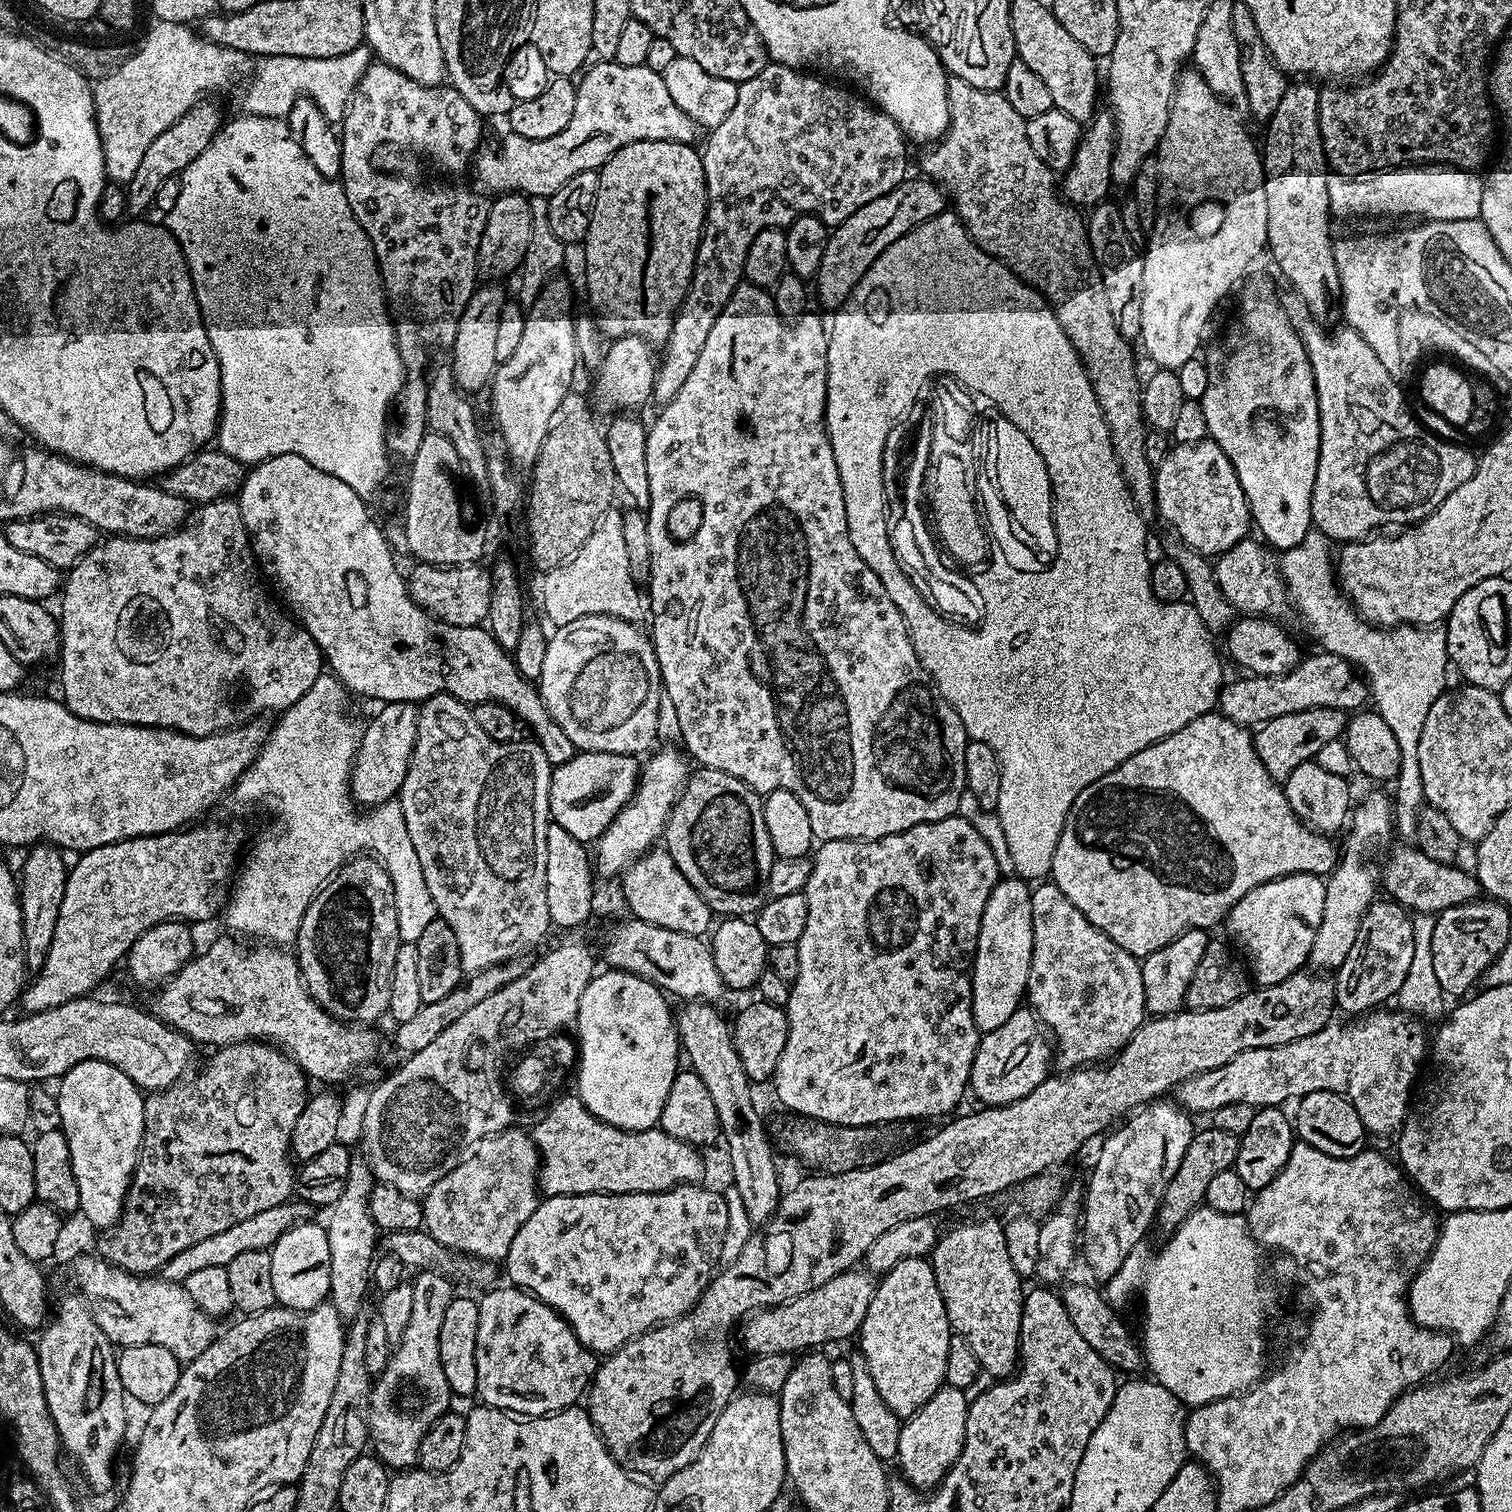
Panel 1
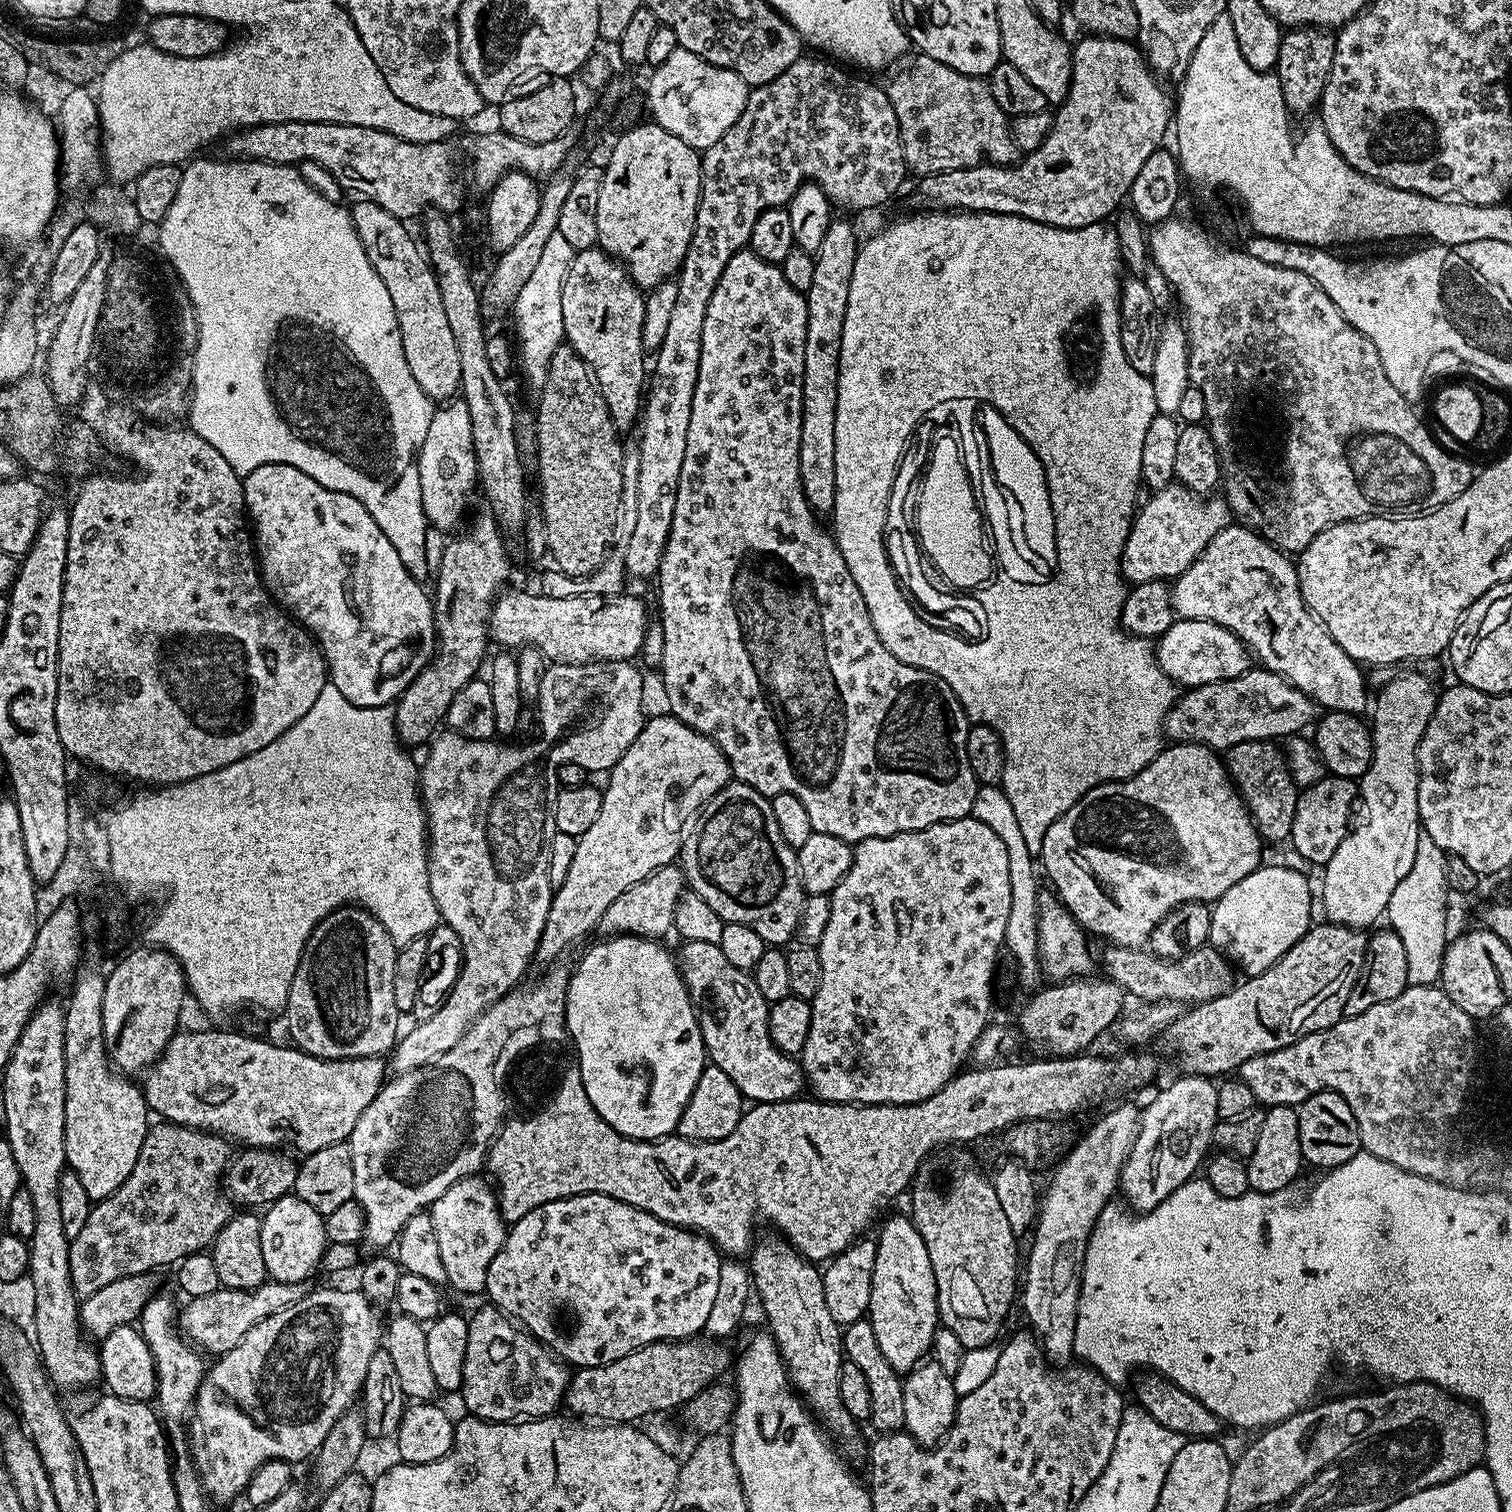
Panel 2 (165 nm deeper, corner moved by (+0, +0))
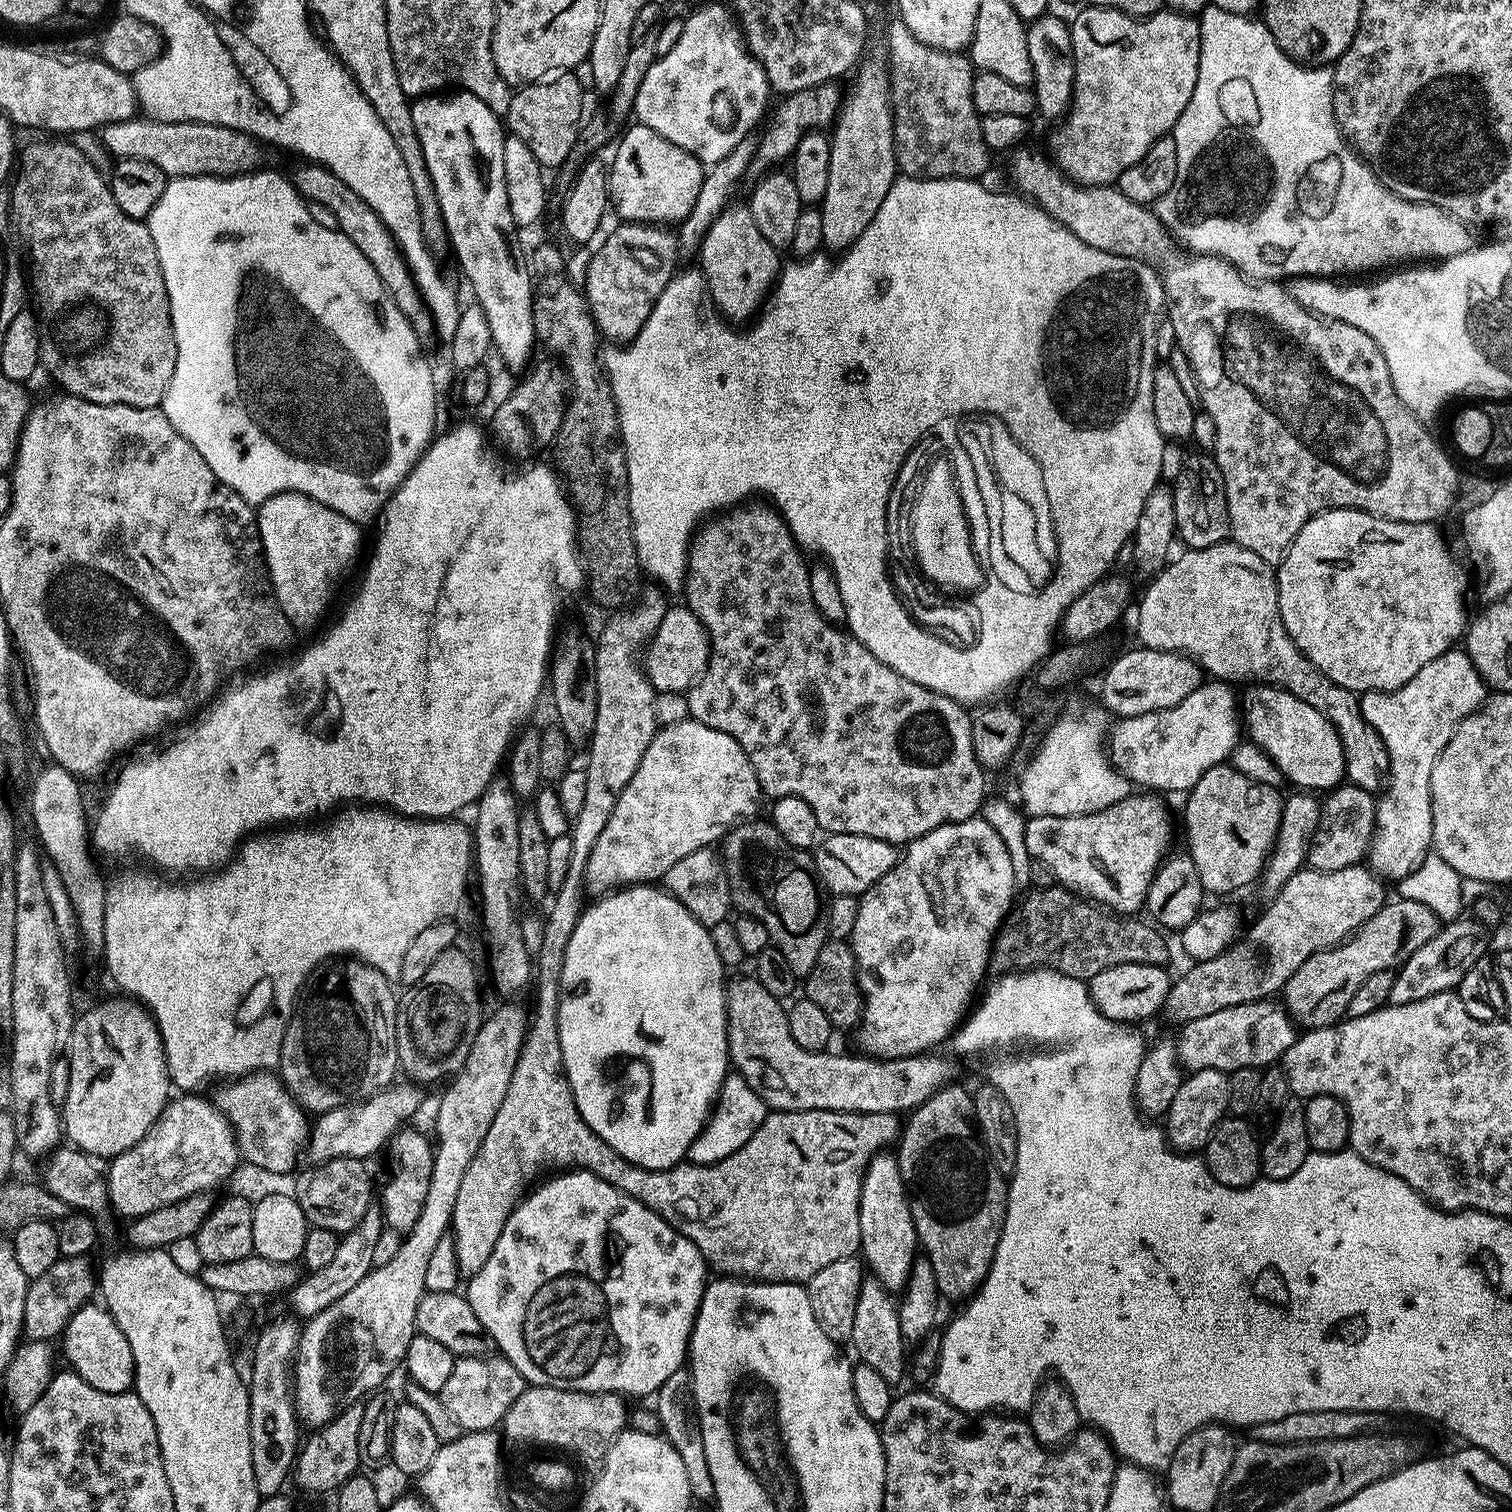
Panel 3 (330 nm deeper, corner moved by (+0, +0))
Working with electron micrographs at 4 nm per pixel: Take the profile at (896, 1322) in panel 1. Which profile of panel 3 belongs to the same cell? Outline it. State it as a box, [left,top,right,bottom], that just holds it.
[860,1154,918,1294]

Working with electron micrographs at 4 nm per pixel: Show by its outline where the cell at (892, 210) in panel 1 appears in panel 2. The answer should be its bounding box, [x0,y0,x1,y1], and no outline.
[919,34,1174,230]

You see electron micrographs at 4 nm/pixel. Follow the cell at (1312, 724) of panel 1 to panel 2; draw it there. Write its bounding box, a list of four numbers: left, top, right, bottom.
[1226,740,1300,841]

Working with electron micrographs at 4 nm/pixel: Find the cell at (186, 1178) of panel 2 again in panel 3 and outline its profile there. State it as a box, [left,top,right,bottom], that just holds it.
[23,1255,98,1340]

